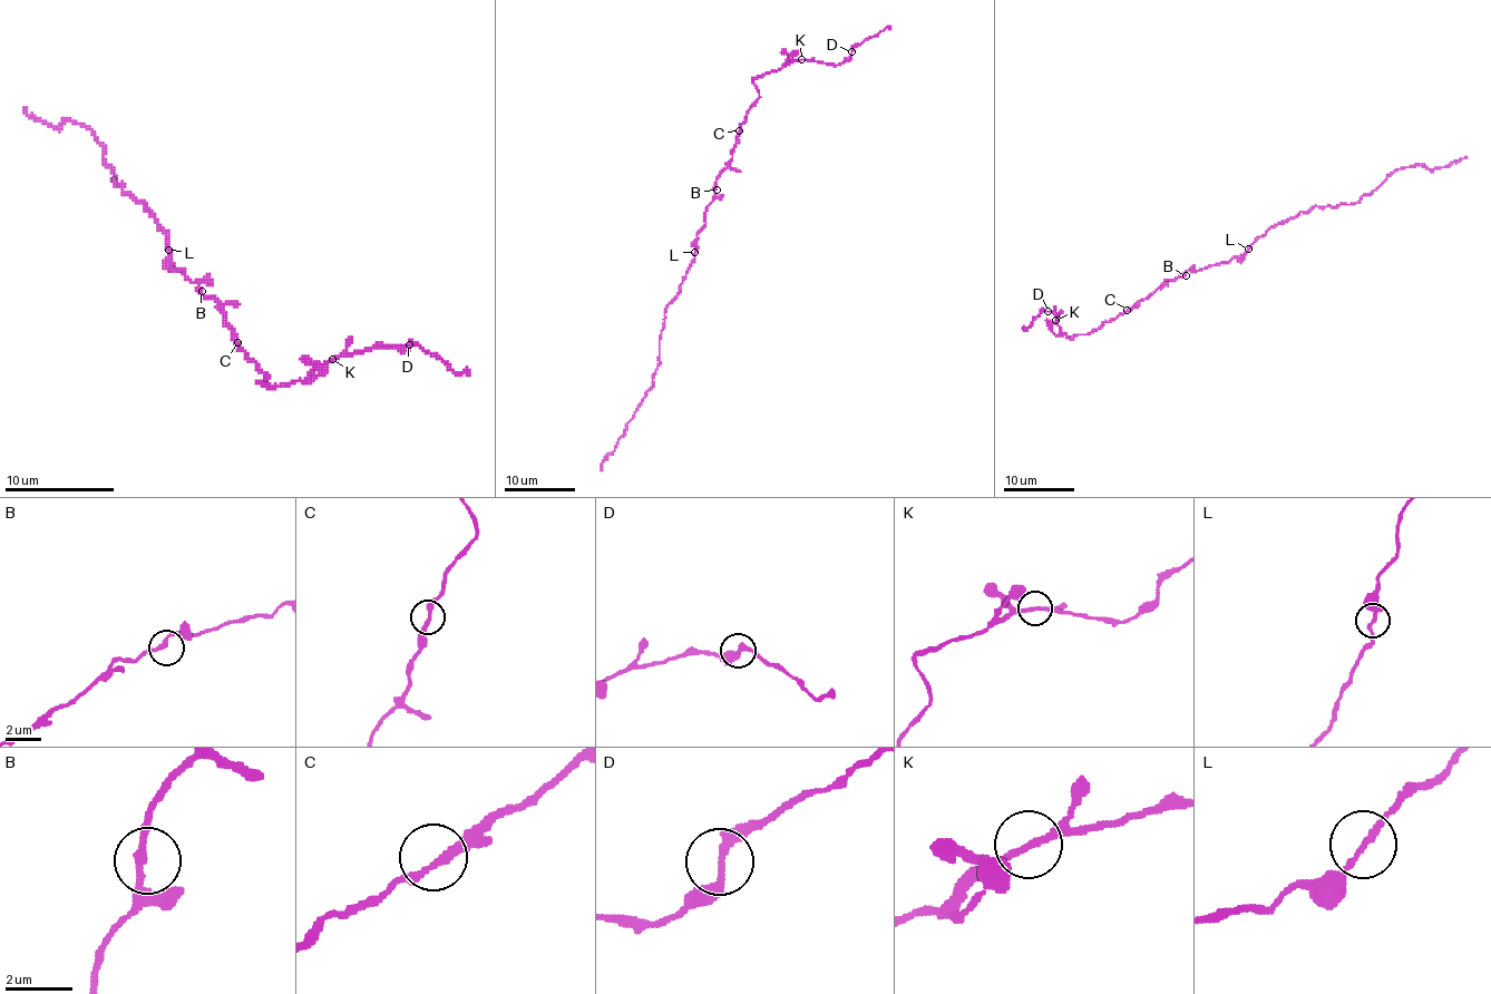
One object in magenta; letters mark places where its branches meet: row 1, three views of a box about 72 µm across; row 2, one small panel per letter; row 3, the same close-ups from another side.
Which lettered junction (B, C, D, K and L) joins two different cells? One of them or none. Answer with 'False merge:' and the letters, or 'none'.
False merge: none

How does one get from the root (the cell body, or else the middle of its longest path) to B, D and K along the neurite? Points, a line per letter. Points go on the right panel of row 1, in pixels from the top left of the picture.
B: (1200, 269), (1187, 270), (1186, 275)
D: (1200, 269), (1186, 270), (1168, 279), (1144, 299), (1085, 334), (1070, 338), (1055, 322), (1061, 311), (1049, 311)
K: (1200, 269), (1186, 270), (1168, 279), (1144, 299), (1085, 334), (1070, 338), (1055, 320)

